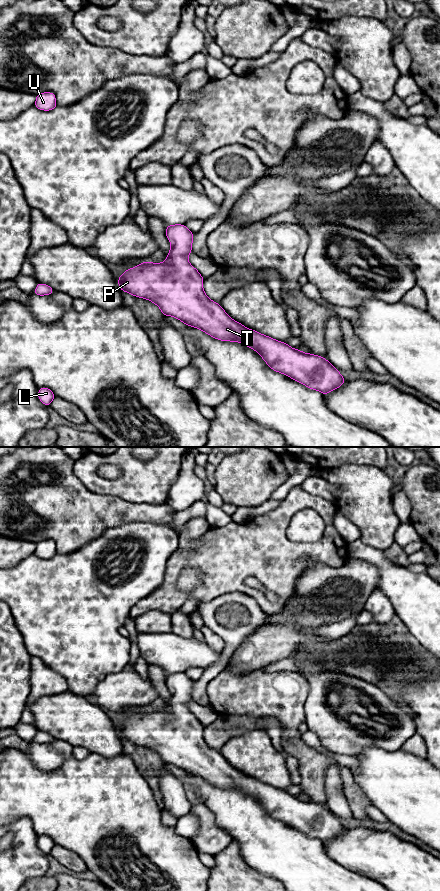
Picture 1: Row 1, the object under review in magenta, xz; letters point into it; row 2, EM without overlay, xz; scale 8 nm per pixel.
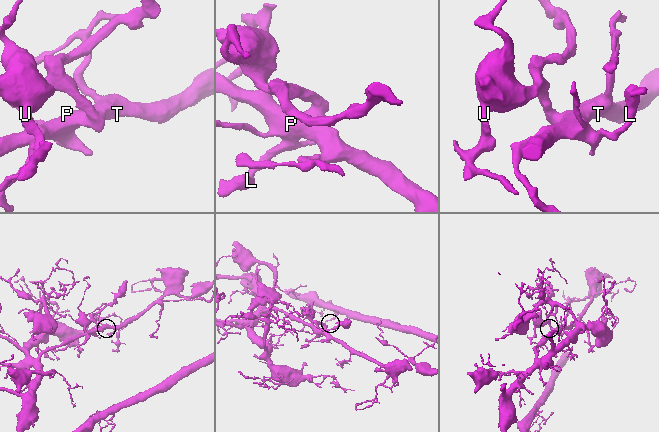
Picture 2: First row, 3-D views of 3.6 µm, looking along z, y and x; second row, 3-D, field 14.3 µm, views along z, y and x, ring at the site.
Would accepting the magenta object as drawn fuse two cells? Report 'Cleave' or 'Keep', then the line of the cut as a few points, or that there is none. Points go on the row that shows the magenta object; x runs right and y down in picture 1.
Keep. No split

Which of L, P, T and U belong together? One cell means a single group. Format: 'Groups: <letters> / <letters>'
Groups: L P T U

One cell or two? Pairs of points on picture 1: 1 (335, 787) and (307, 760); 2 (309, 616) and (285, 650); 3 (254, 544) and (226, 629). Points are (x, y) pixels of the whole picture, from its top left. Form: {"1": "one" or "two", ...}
{"1": "two", "2": "one", "3": "two"}

